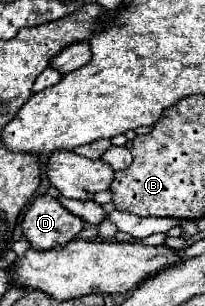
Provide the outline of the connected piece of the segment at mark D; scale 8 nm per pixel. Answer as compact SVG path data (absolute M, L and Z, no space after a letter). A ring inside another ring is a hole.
M43 194L35 198L25 212L21 228L31 248L53 250L75 240L75 236L83 230L83 220L59 206L51 194Z

